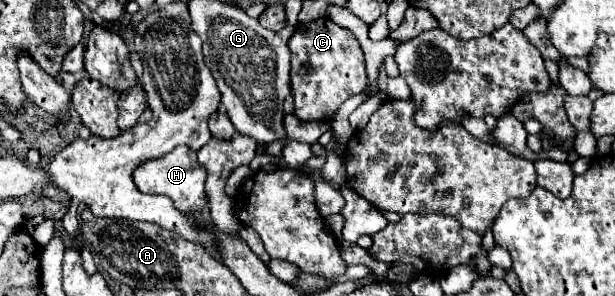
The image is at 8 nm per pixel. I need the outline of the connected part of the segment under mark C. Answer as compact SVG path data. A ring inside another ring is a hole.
M326 17L310 23L300 23L288 41L288 49L292 53L290 87L296 107L294 115L300 121L328 121L346 99L362 93L366 85L364 53L358 39L348 29Z

